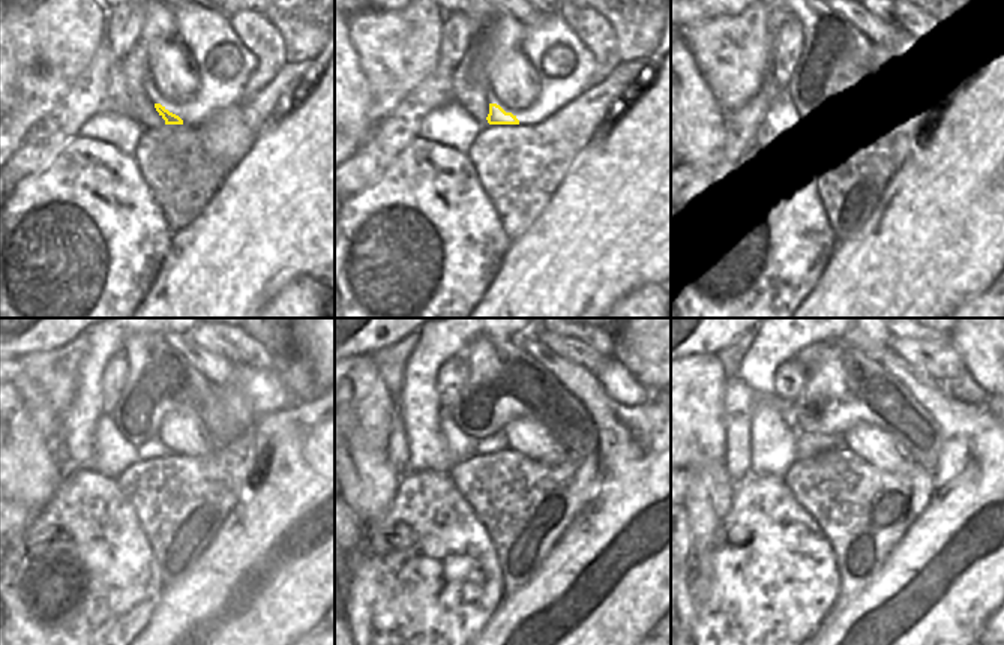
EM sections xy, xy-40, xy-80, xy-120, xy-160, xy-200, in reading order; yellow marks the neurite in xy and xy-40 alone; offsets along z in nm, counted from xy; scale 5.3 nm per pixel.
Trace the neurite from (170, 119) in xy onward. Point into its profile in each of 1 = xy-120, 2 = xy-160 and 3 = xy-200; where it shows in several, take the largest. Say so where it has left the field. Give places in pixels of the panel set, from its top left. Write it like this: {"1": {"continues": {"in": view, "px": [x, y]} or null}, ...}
{"1": {"continues": {"in": "xy-120", "px": [155, 447]}}, "2": {"continues": {"in": "xy-160", "px": [497, 441]}}, "3": {"continues": {"in": "xy-200", "px": [806, 444]}}}

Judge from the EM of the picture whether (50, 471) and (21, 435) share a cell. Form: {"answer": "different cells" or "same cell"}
{"answer": "same cell"}

